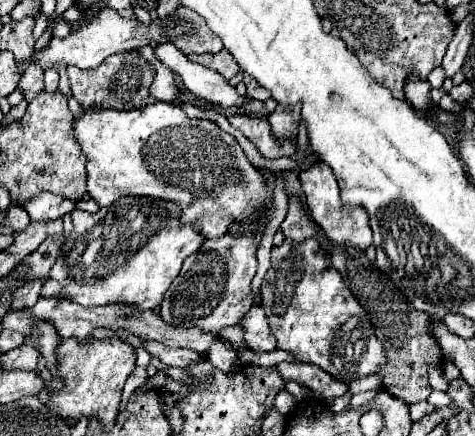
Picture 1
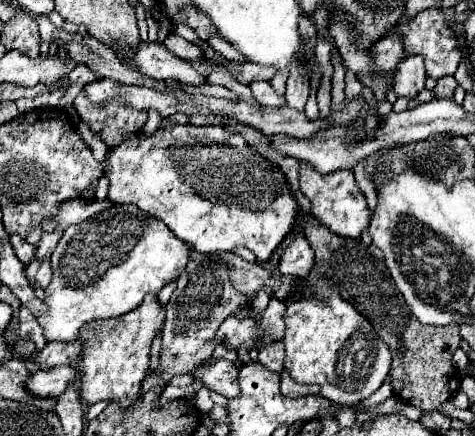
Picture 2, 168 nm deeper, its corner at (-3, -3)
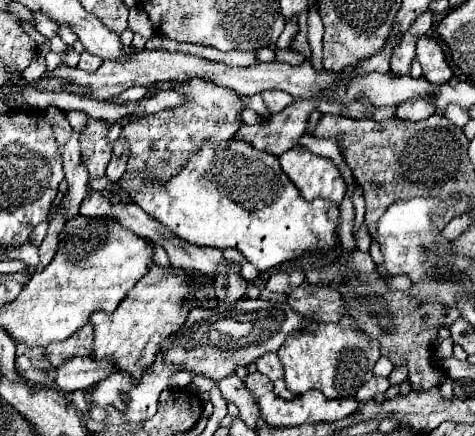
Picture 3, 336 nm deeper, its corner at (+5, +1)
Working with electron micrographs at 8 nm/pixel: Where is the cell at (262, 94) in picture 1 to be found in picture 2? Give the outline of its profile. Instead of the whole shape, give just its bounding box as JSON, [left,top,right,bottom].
[250,81,286,107]

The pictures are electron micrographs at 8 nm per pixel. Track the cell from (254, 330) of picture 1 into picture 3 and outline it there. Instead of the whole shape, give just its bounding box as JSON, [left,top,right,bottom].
[256,353,284,381]

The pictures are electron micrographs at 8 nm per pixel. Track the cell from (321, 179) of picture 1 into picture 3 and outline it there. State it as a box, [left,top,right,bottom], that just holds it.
[280,147,346,205]

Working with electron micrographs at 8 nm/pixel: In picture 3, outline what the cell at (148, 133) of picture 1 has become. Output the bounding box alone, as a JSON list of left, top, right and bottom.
[118,141,338,271]

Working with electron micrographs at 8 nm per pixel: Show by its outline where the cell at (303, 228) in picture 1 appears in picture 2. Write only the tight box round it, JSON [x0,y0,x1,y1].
[280,235,315,277]

